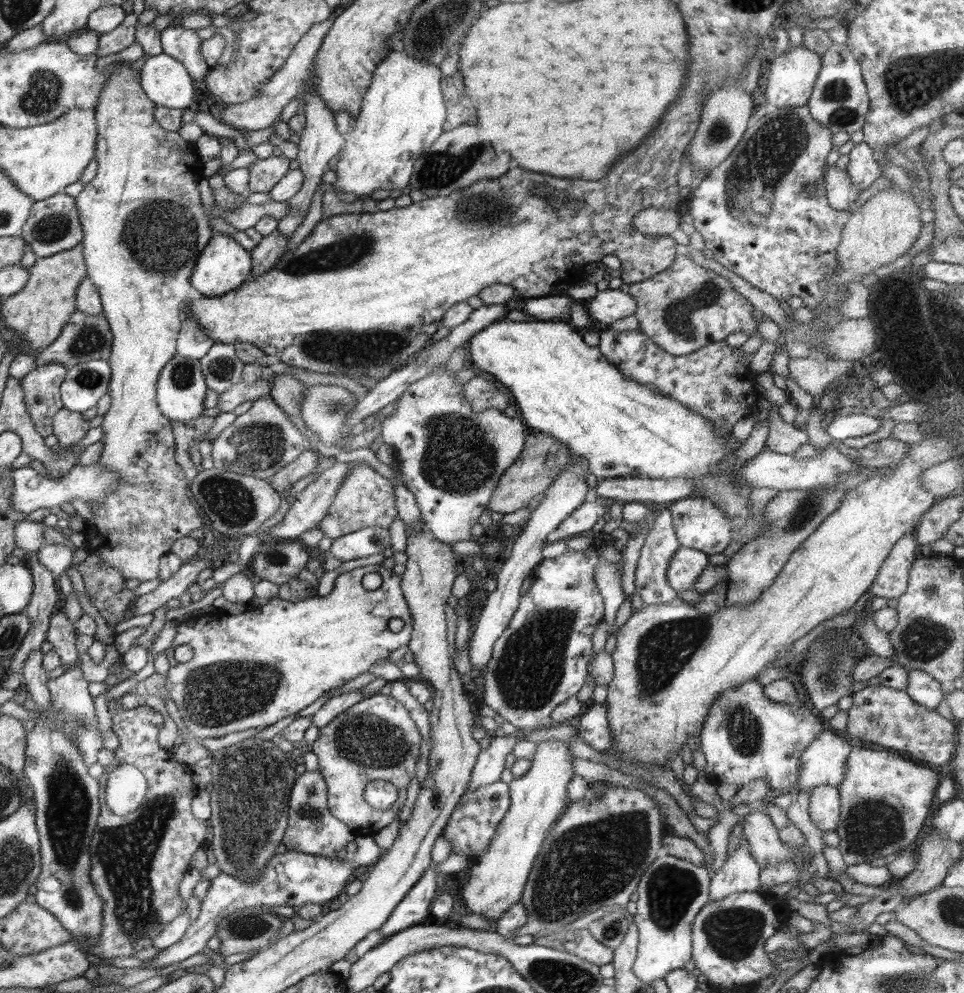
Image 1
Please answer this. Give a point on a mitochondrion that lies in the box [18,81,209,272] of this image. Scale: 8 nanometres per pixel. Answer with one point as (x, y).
(54, 226)

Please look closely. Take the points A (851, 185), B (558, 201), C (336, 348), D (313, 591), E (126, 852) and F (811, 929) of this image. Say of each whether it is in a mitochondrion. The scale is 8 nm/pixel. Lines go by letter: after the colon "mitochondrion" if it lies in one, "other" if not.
A: other
B: mitochondrion
C: mitochondrion
D: other
E: mitochondrion
F: other

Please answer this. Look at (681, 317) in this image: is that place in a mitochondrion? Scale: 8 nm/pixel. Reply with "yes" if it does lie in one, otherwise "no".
yes

